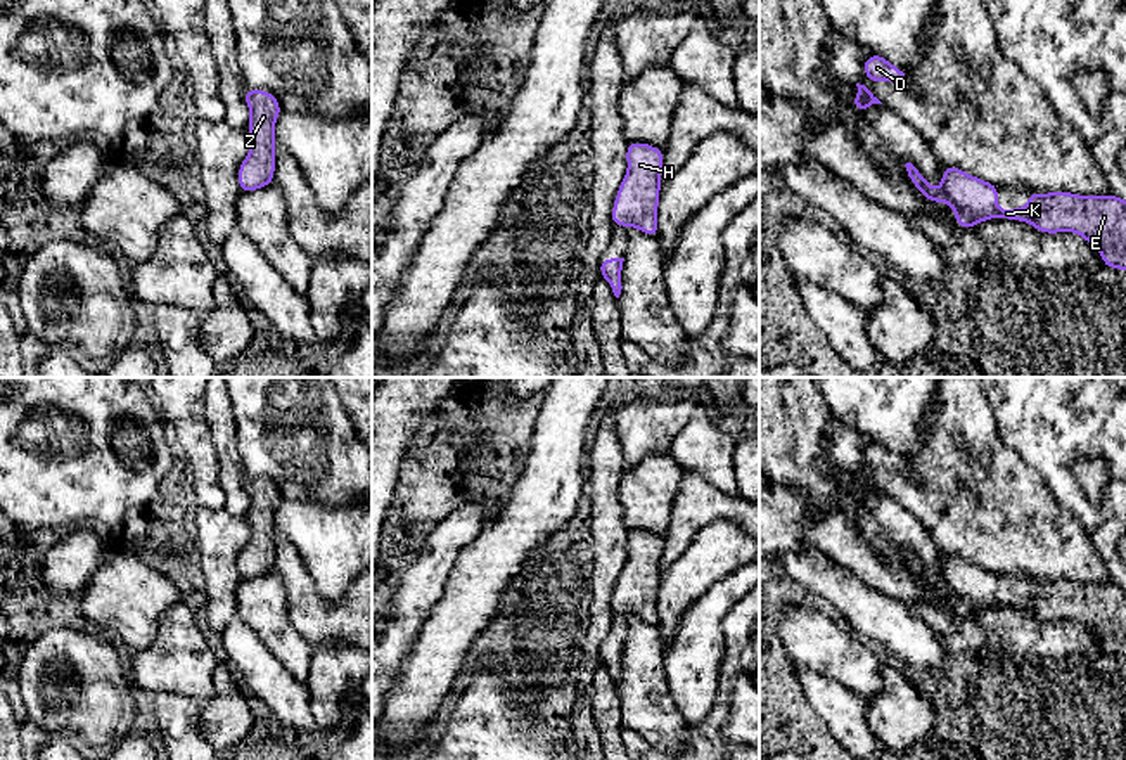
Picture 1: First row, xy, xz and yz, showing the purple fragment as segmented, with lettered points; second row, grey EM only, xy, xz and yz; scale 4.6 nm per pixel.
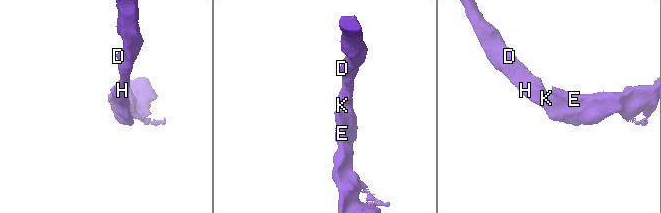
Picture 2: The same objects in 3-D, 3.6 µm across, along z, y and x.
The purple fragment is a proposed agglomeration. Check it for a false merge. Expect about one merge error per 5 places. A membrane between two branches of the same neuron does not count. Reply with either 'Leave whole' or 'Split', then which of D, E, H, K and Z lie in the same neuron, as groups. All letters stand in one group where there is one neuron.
Leave whole. Groups: D E H K Z

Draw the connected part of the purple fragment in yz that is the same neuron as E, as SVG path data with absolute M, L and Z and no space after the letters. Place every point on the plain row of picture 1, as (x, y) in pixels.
M912 551L905 554L912 573L932 592L943 589L951 594L962 616L1000 606L1027 609L1043 622L1074 620L1100 639L1102 653L1126 658L1126 589L1116 582L1029 580L1026 596L1000 597L995 571L944 552L941 576L936 578Z

